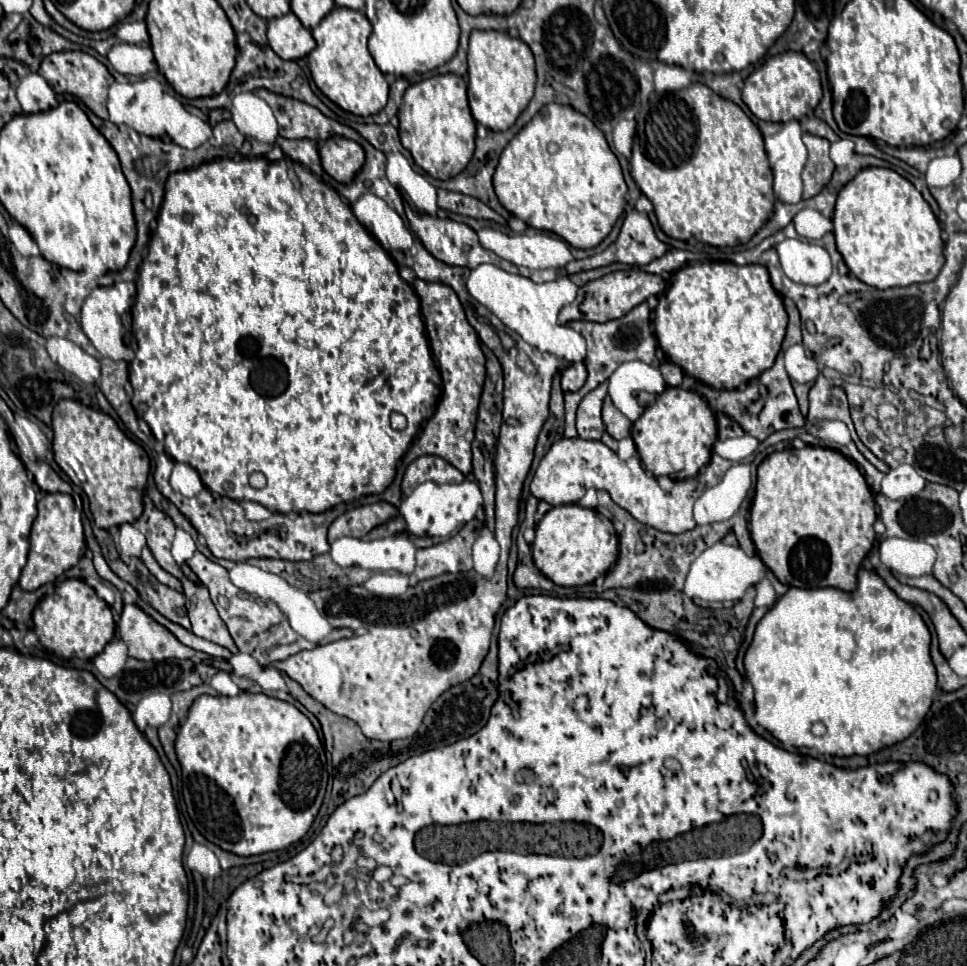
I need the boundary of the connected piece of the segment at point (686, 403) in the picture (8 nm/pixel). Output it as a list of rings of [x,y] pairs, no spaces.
[[[668,386],[632,424],[632,438],[646,470],[650,470],[656,478],[668,476],[672,480],[682,480],[696,476],[700,468],[708,464],[712,444],[718,438],[718,426],[714,412],[702,396],[684,388]]]

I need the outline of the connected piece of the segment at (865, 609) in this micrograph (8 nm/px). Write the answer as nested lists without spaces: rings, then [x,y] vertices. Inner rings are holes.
[[[860,568],[858,570],[858,588],[854,592],[844,592],[838,588],[790,588],[776,604],[764,614],[764,618],[758,622],[754,638],[744,654],[744,668],[748,674],[748,680],[754,688],[754,718],[760,728],[768,730],[776,740],[780,740],[784,746],[794,748],[810,748],[820,754],[828,756],[866,756],[872,752],[878,752],[880,748],[894,746],[908,738],[922,722],[924,714],[932,706],[934,690],[936,686],[936,668],[930,660],[930,632],[922,620],[922,616],[914,610],[912,604],[900,600],[886,584],[884,580],[870,570]]]

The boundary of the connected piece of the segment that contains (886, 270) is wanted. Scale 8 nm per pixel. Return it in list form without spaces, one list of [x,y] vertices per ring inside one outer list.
[[[864,168],[840,192],[832,216],[838,252],[850,272],[878,290],[932,282],[944,266],[942,228],[922,194],[890,168]]]

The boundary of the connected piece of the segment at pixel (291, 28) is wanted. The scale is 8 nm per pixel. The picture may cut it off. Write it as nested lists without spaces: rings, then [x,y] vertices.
[[[292,12],[280,18],[268,20],[268,42],[270,42],[270,48],[282,60],[304,58],[316,46],[312,32],[304,28],[302,22]]]

